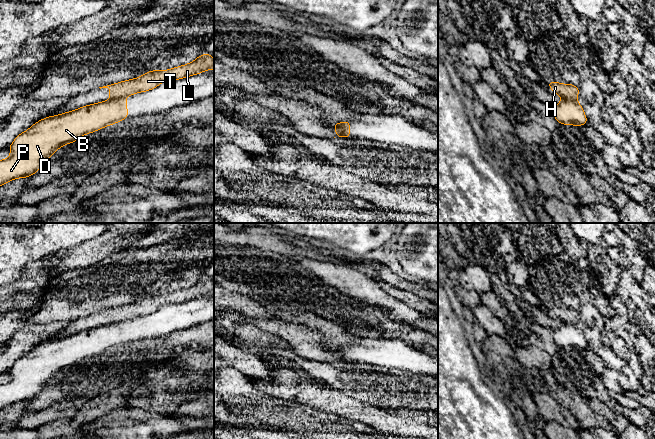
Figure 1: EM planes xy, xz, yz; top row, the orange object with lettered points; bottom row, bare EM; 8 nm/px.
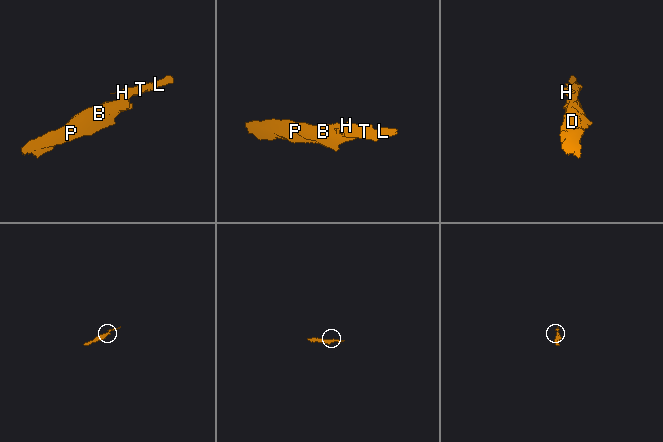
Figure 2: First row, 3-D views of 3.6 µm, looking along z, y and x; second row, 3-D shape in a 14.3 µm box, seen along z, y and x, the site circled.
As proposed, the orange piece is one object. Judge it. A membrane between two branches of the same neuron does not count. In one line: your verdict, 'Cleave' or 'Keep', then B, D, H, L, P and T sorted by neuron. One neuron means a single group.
Cleave. Groups: B D P / H L T

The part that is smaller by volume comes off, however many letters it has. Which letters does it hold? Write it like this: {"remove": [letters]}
{"remove": ["H", "L", "T"]}

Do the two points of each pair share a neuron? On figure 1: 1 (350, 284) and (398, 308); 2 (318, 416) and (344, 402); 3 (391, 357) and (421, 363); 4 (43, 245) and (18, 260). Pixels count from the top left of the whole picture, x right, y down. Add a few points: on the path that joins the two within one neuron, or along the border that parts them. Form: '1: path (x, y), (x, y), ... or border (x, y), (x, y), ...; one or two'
1: path (362, 289), (386, 302); one
2: border (303, 404), (333, 413), (347, 420); two
3: path (398, 357), (414, 360); one
4: path (37, 245), (24, 254); one

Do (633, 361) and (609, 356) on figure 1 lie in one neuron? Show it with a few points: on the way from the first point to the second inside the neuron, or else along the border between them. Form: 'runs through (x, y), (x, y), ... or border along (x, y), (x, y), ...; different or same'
border along (610, 347), (626, 363); different

